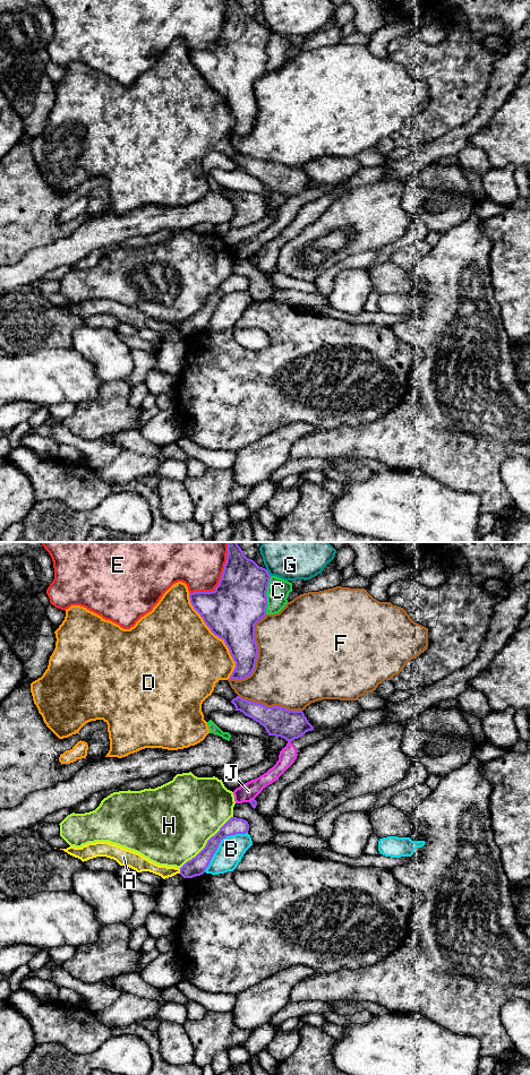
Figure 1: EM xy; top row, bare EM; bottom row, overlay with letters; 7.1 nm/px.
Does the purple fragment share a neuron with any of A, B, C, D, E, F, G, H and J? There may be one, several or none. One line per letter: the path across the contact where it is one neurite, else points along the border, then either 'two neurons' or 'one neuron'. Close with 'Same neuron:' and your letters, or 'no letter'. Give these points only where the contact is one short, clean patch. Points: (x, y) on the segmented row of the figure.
A: along xy (179, 868), (180, 873) | two neurons
B: two neurons
C: two neurons
D: two neurons
E: two neurons
F: two neurons
G: two neurons
H: two neurons
J: along xy (290, 740), (288, 742) | two neurons
Same neuron: no letter

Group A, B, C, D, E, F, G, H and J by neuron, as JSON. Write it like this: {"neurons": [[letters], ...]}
{"neurons": [["A"], ["B"], ["C"], ["D"], ["E"], ["F", "G"], ["H"], ["J"]]}

